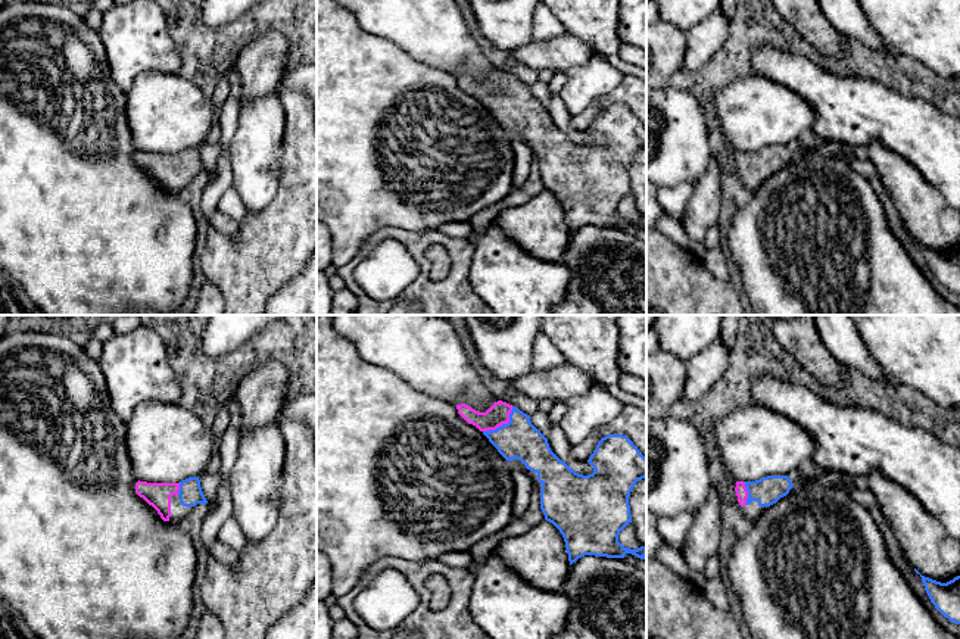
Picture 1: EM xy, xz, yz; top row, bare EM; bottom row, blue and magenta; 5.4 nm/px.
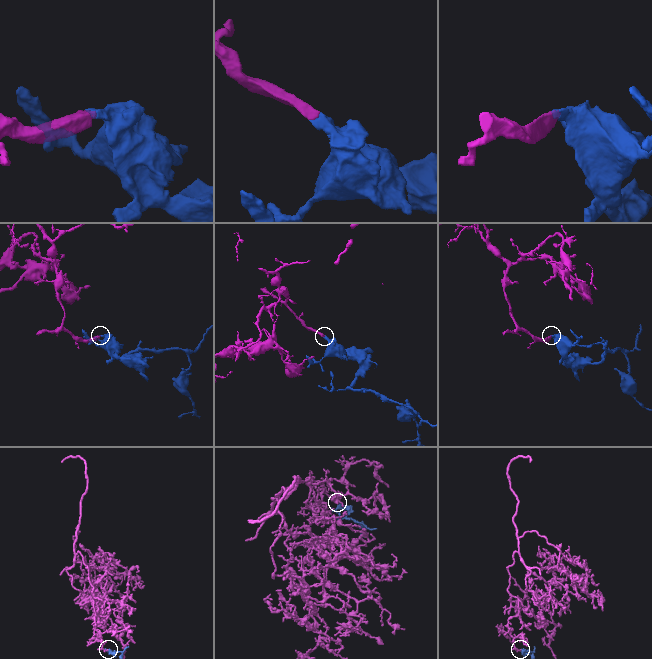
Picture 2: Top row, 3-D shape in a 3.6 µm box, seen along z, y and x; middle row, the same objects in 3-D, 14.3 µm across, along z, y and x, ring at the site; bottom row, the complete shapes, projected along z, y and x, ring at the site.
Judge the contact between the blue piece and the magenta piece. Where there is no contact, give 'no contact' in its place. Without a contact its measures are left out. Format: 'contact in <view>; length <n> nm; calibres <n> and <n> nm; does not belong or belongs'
contact in xz; length 220 nm; calibres 220 and 120 nm; belongs

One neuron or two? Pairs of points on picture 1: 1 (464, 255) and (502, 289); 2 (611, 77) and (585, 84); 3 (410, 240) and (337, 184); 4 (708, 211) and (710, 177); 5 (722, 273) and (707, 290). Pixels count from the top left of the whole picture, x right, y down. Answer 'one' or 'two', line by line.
1: two
2: one
3: two
4: one
5: two

